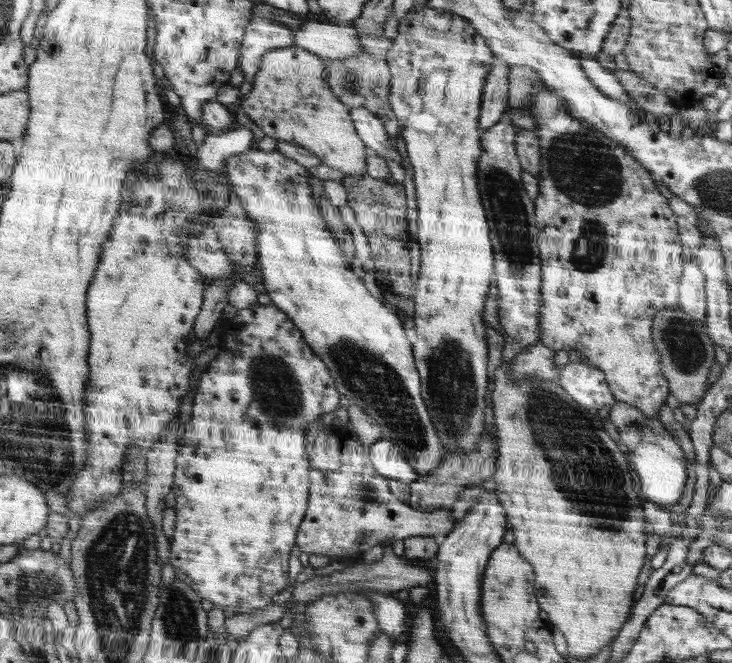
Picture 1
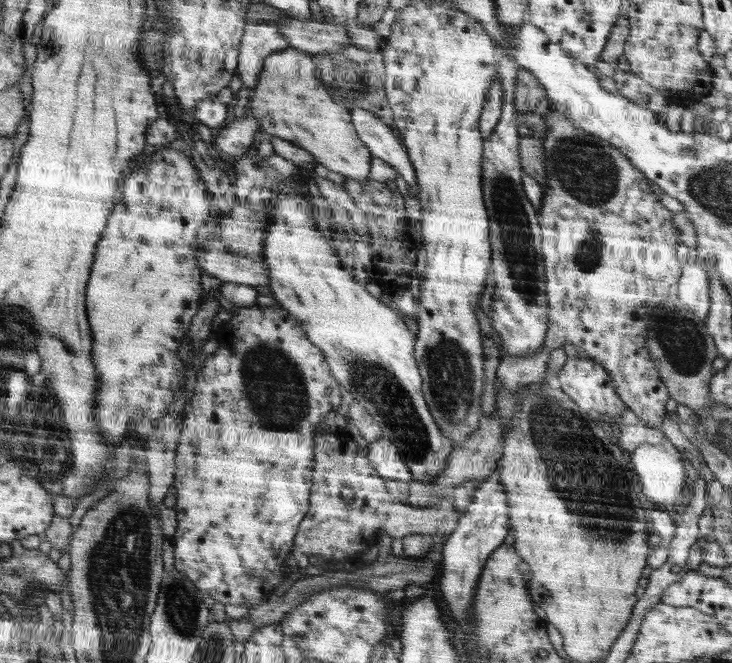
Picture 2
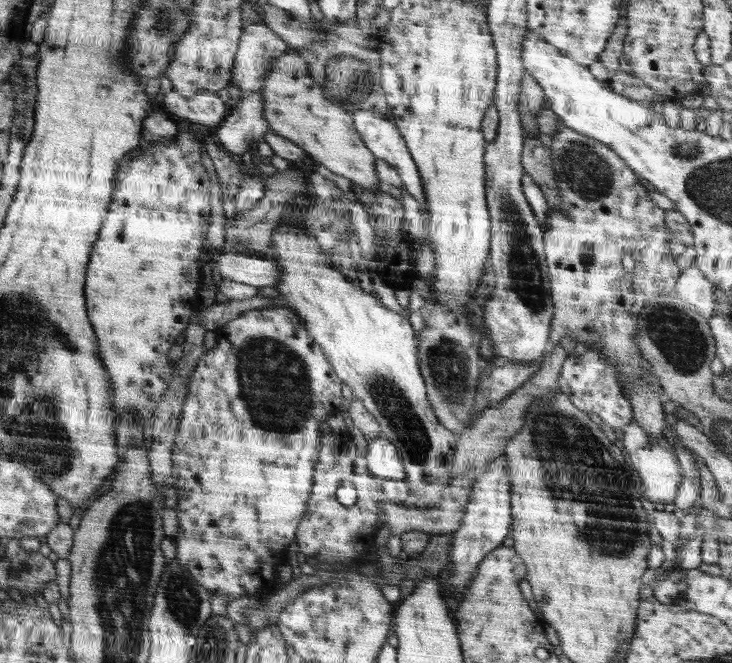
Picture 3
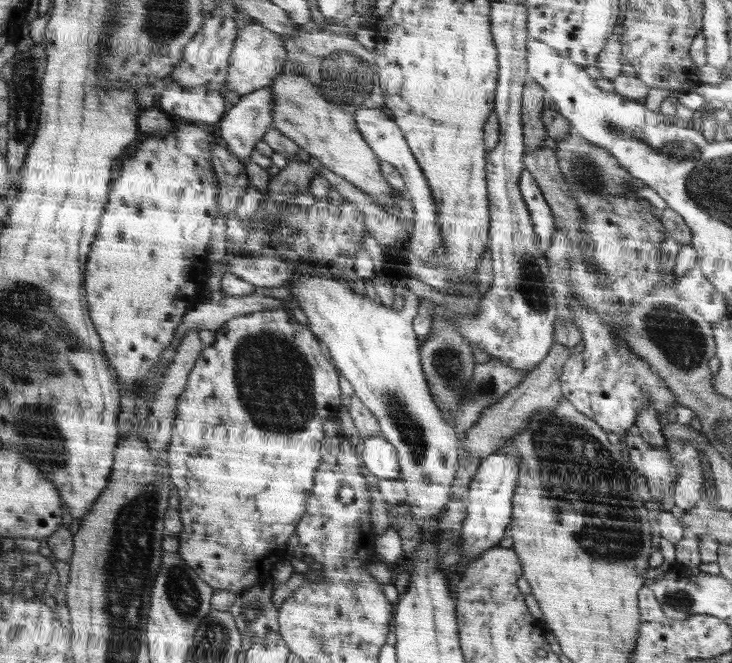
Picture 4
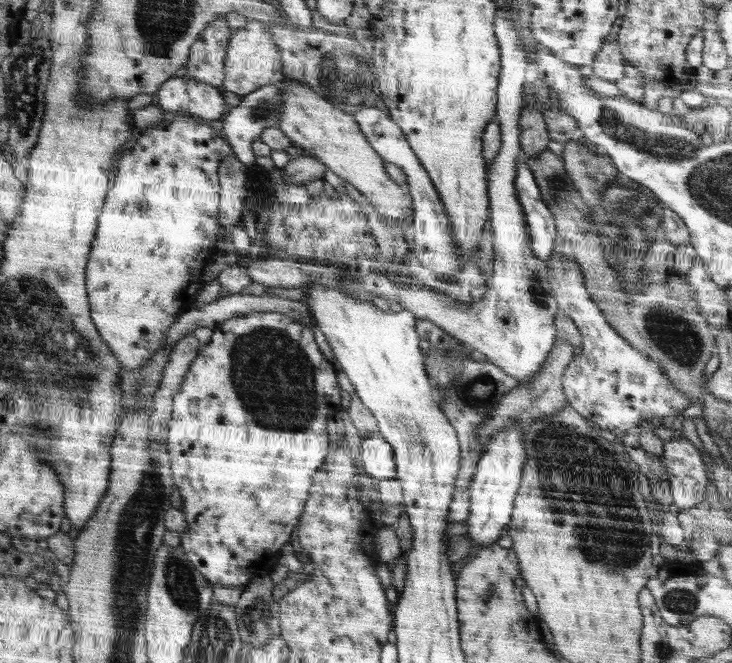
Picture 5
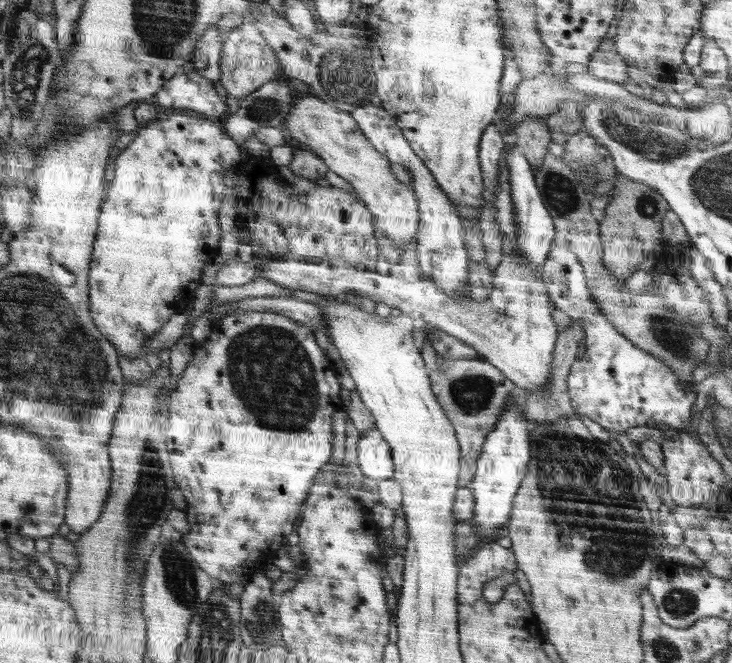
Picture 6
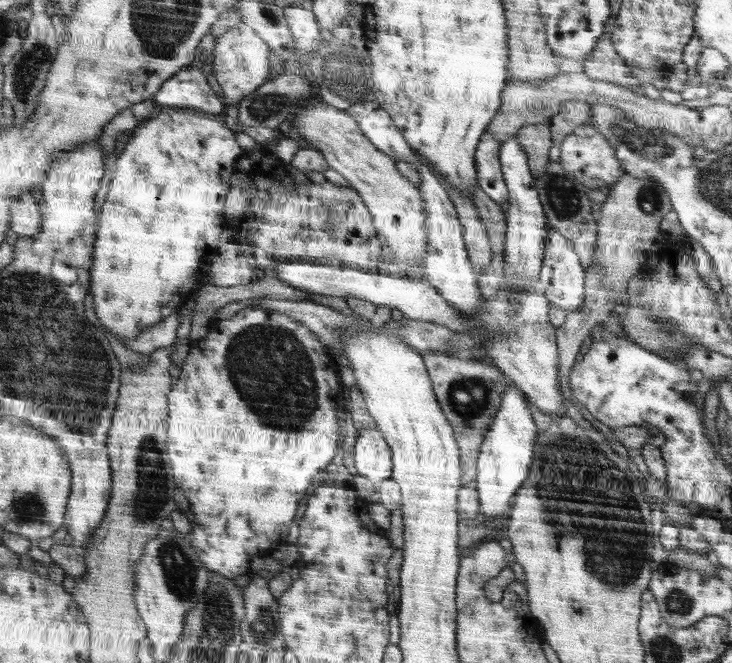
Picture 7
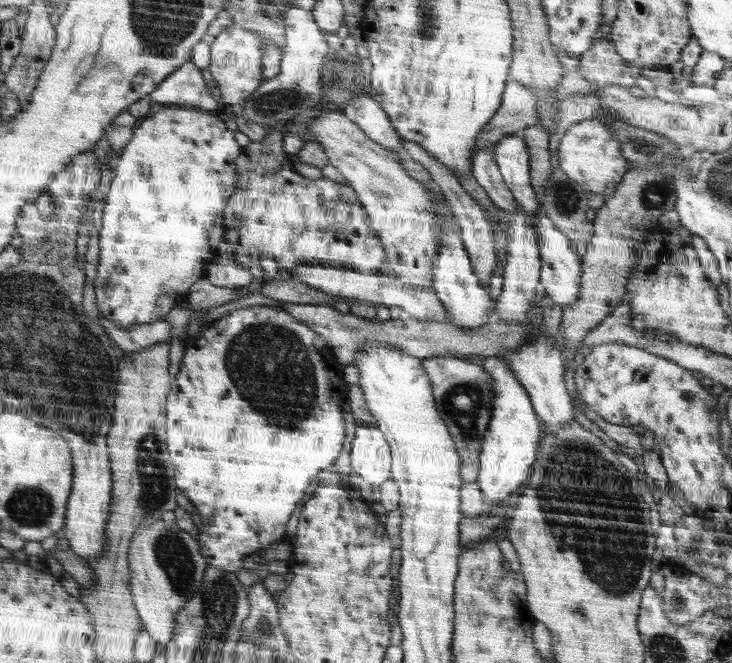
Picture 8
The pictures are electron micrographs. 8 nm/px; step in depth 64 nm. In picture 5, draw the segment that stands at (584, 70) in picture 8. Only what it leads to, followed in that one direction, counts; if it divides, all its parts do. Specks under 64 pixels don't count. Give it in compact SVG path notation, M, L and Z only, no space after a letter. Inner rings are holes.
M616 29L614 34L610 34L606 38L601 52L598 52L597 56L594 57L592 64L593 76L615 82L625 77L625 64L626 60L622 56L620 48L618 48L618 29Z

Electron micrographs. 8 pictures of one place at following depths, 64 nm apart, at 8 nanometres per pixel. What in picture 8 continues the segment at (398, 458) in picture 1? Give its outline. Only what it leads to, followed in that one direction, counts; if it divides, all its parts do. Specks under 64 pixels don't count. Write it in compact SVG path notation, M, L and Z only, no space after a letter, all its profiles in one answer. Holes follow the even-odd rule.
M357 424L350 444L350 466L376 486L392 478L392 448L377 426Z

